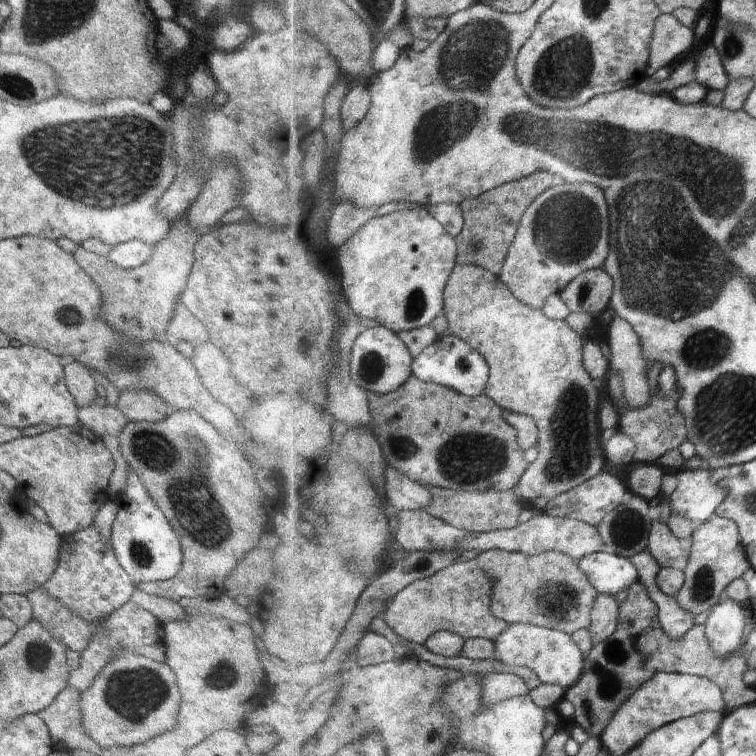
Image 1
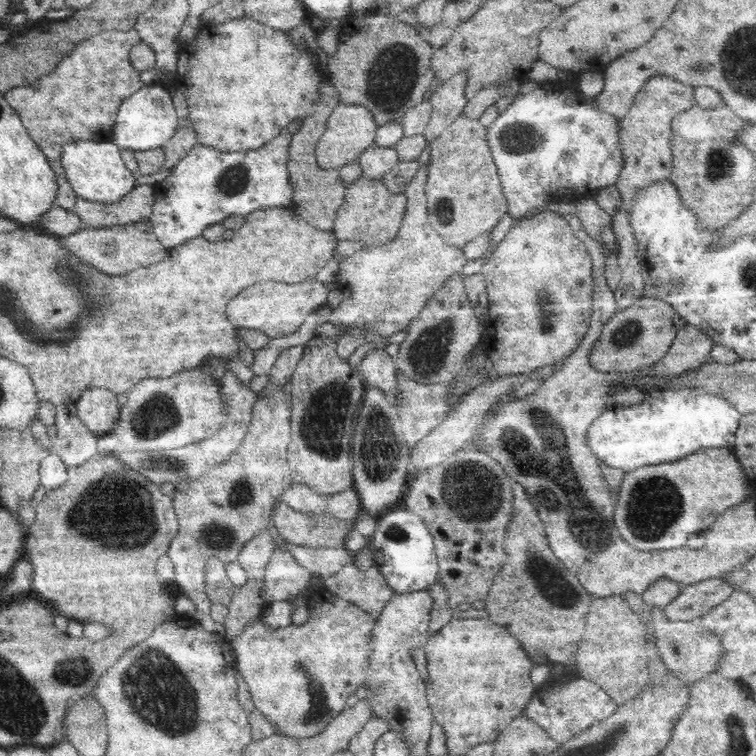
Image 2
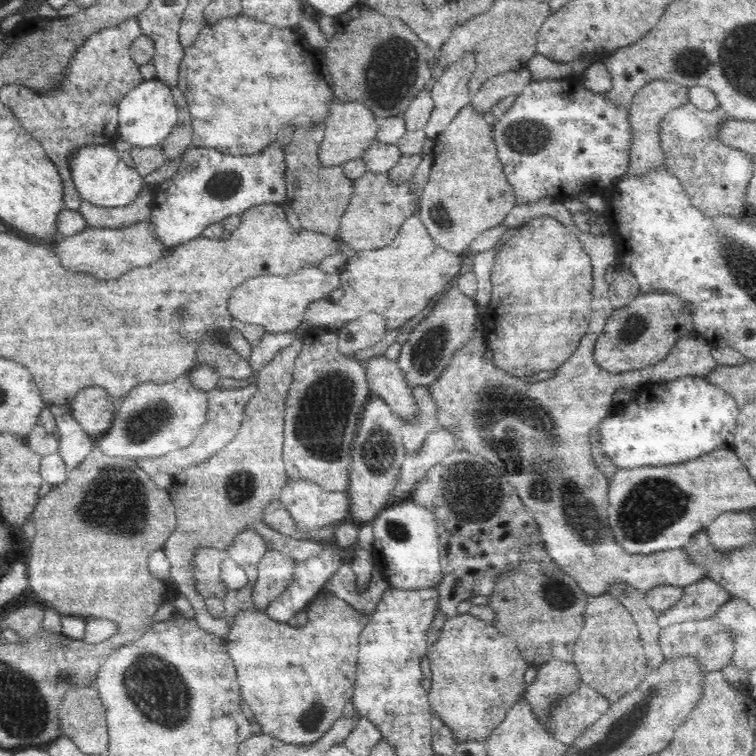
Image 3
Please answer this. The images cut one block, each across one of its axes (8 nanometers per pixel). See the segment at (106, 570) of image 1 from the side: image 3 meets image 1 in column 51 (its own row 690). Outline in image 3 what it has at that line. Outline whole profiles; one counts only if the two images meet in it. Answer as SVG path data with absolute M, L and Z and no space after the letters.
M581 681L578 690L566 696L564 702L558 702L550 708L550 716L546 720L546 730L556 740L574 744L582 732L598 720L611 705L597 690Z

